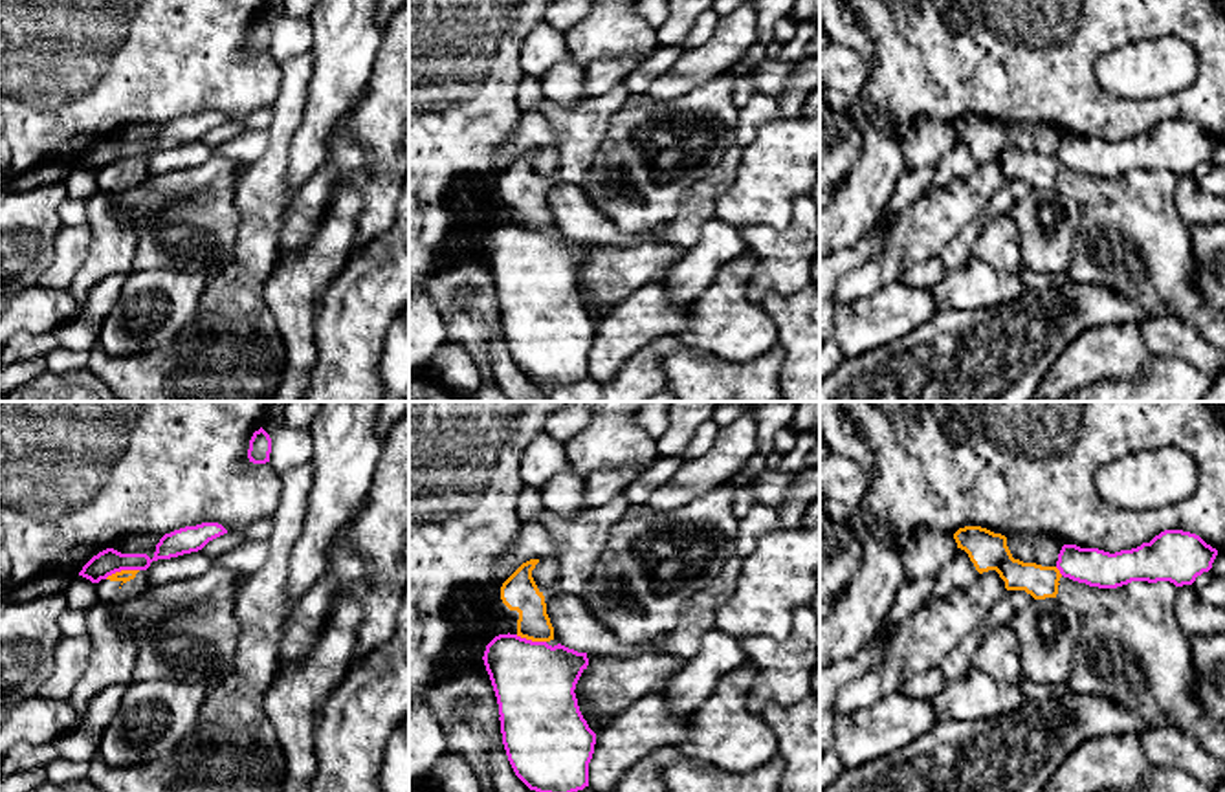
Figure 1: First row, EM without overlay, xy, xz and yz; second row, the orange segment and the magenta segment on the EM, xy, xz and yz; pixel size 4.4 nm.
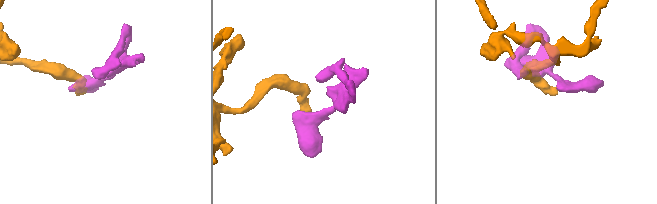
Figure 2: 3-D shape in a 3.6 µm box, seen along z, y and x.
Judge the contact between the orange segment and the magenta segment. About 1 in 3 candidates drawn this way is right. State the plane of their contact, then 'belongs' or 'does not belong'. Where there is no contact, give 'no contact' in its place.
xy | does not belong

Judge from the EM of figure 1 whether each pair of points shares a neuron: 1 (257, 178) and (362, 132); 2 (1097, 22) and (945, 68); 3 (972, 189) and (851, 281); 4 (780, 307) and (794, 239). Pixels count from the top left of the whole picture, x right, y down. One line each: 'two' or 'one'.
1: two
2: one
3: one
4: two

